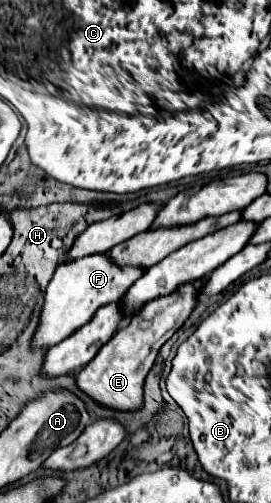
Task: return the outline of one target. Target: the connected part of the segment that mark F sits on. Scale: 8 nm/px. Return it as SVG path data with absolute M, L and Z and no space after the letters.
M95 253L91 257L81 257L79 261L69 261L57 267L49 287L45 289L45 305L41 311L41 325L35 333L33 347L53 347L71 333L75 333L79 327L91 321L95 311L101 305L119 301L123 293L145 273L147 269L139 269L137 265L115 265L111 257L105 257L105 253Z

